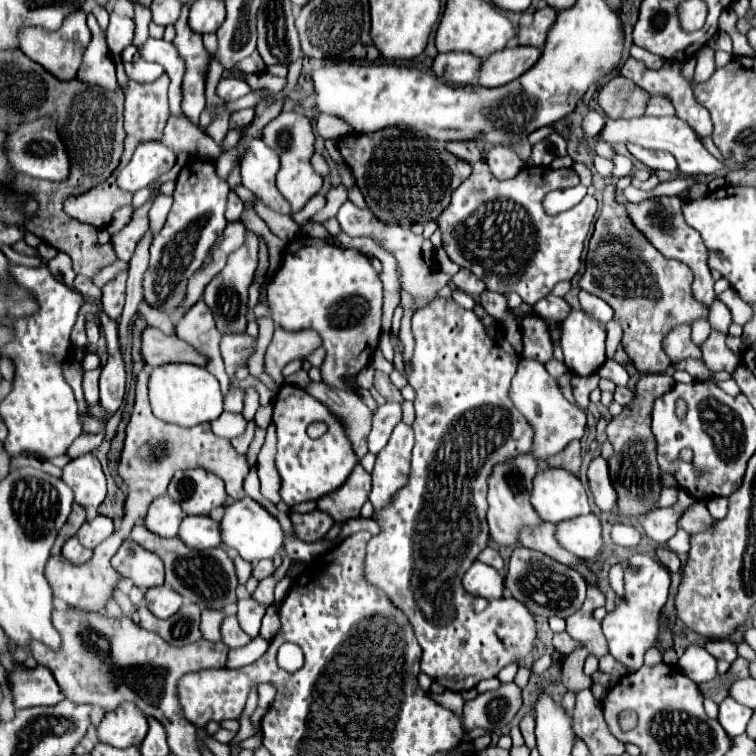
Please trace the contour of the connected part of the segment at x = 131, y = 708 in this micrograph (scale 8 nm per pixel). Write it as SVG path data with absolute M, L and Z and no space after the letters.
M121 703L115 711L105 713L101 725L97 727L99 741L111 743L113 747L141 745L147 735L147 717L135 703Z

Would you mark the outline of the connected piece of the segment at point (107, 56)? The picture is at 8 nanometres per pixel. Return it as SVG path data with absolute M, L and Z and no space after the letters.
M87 15L87 25L91 29L93 39L83 55L83 65L77 75L85 83L101 83L101 87L115 89L117 87L115 63L113 63L113 57L105 43L105 33L99 29L95 15Z

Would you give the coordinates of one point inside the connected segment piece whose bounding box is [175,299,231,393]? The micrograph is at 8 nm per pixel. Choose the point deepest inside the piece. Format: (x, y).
(197, 327)

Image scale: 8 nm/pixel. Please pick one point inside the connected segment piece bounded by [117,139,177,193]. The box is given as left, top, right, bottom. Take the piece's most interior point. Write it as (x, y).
(153, 158)

